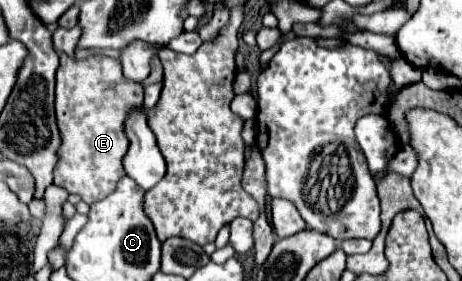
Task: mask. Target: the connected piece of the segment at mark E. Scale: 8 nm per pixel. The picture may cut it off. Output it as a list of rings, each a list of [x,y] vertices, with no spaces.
[[[61,55],[55,95],[61,147],[53,183],[65,187],[69,193],[81,195],[81,199],[89,205],[113,193],[119,179],[125,177],[121,163],[129,149],[125,119],[139,107],[143,107],[143,85],[125,79],[119,59],[91,55],[75,61],[73,57]]]

